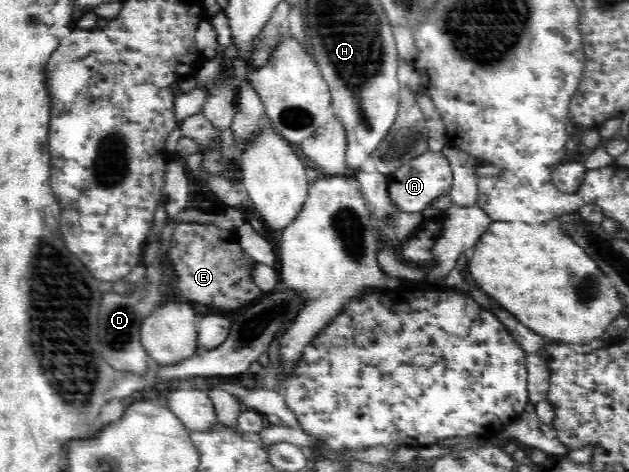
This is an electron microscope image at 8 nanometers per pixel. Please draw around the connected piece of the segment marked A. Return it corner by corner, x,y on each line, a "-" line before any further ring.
430,150
405,162
405,165
387,176
389,193
393,201
400,206
401,211
407,213
417,213
427,209
439,195
450,193
453,185
453,172
449,160
441,152
434,153

